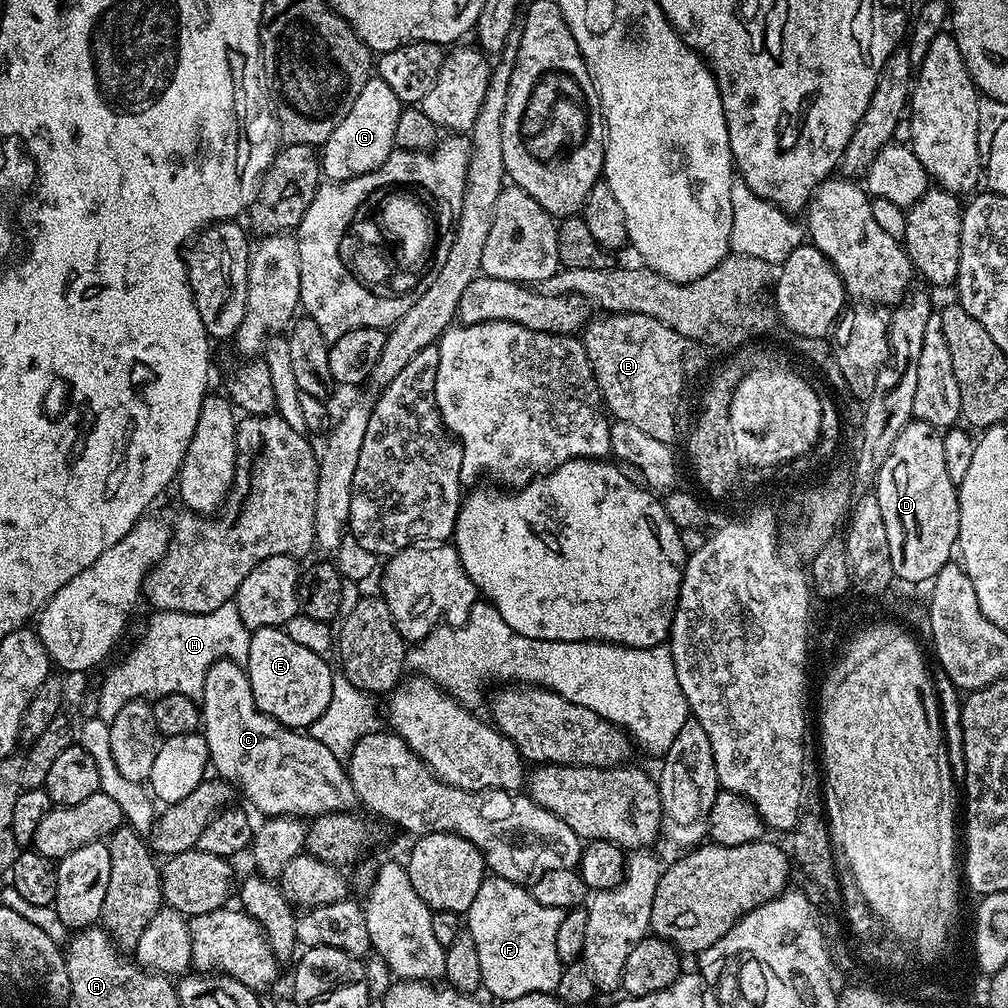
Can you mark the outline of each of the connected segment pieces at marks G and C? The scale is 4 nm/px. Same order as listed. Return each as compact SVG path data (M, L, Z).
M380 75L369 76L358 98L354 98L354 106L350 106L346 118L334 126L334 134L330 134L328 141L322 145L323 175L332 182L353 180L393 159L401 107L398 94L386 86Z
M218 660L205 675L202 735L208 743L211 771L239 791L241 788L245 798L258 811L265 812L265 817L315 818L324 812L346 812L357 807L356 791L341 757L332 753L321 742L316 742L309 734L295 728L286 728L274 717L258 710L254 694L250 690L247 671L233 661Z

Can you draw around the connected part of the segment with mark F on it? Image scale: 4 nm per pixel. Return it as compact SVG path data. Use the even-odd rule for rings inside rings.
M495 874L484 879L466 913L466 931L474 938L474 946L478 946L478 966L482 970L480 983L483 991L496 996L497 1001L522 998L535 992L555 993L562 965L554 941L558 934L558 926L562 926L564 914L563 908L539 904L527 887Z

